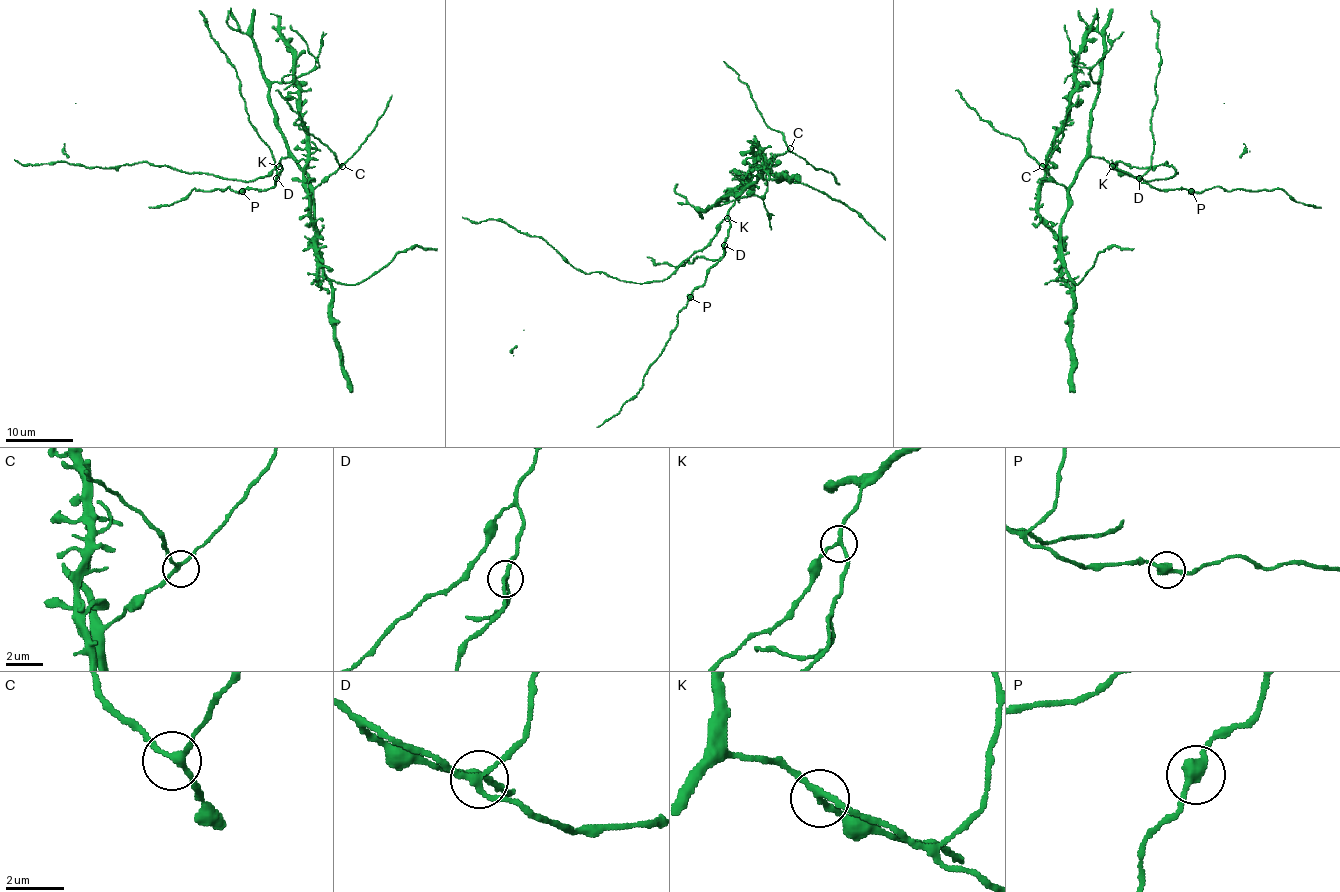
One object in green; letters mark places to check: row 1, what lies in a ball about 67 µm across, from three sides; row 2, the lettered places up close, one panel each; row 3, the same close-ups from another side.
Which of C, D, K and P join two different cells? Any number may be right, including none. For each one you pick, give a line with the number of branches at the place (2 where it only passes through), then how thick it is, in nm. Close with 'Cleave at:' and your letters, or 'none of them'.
Cleave at: none of them

